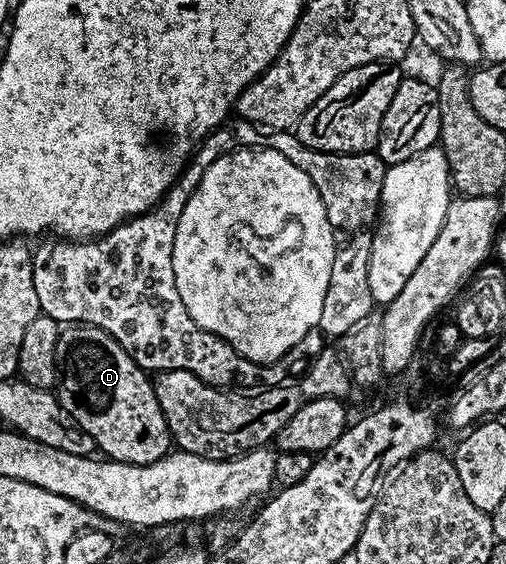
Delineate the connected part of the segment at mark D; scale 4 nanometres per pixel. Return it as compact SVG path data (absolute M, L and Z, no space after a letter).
M66 326L58 333L56 358L60 365L60 379L56 384L56 395L59 405L75 427L82 429L95 440L97 451L101 453L103 457L111 460L119 460L125 464L151 464L170 453L172 450L172 437L170 435L170 427L166 425L166 419L162 413L162 402L159 393L154 391L154 385L146 369L141 368L141 366L122 349L120 342L116 342L107 332L99 328L91 328L89 326Z

